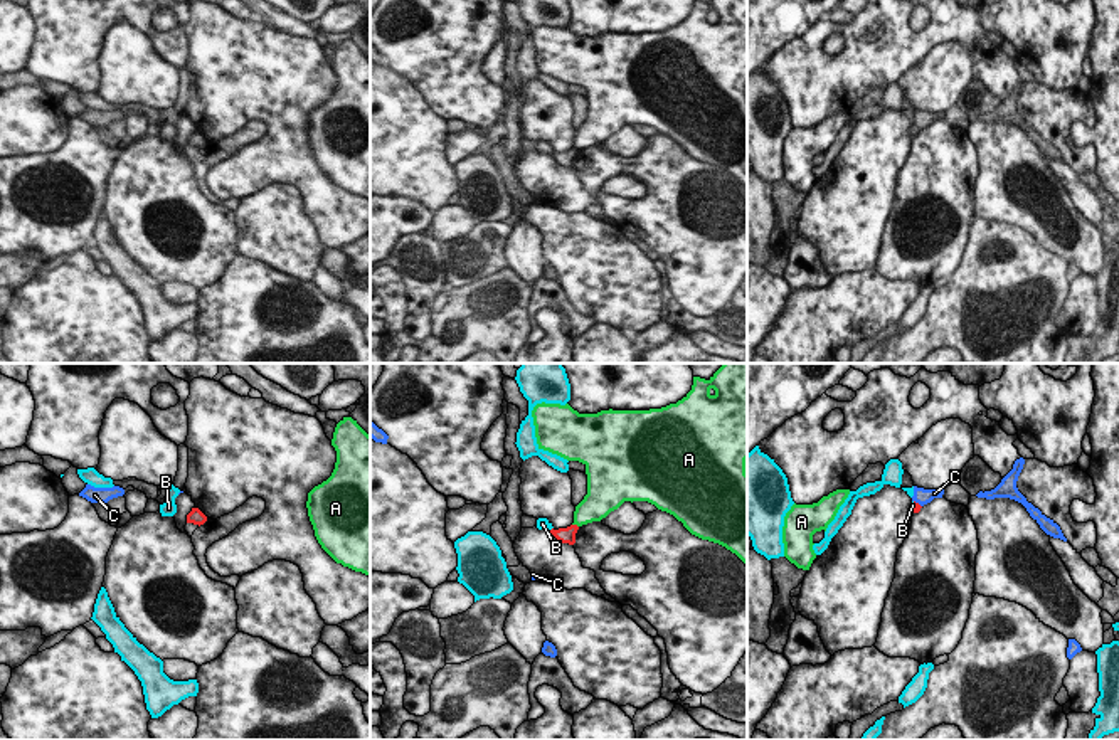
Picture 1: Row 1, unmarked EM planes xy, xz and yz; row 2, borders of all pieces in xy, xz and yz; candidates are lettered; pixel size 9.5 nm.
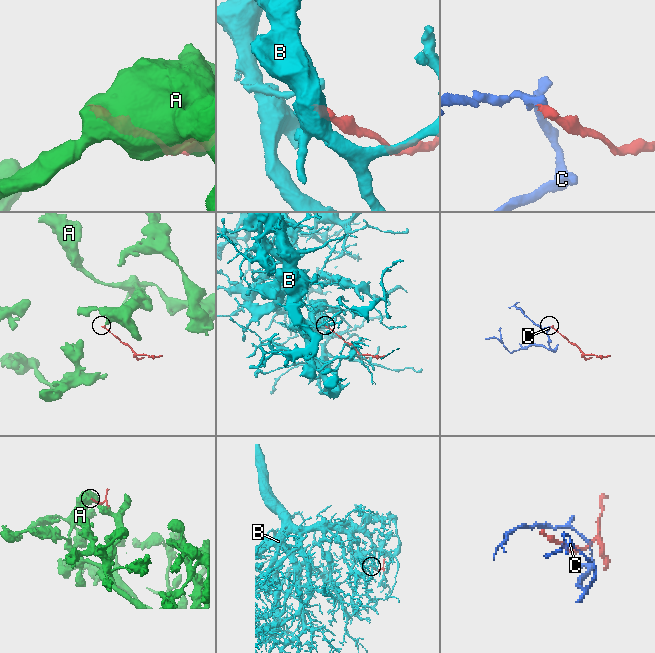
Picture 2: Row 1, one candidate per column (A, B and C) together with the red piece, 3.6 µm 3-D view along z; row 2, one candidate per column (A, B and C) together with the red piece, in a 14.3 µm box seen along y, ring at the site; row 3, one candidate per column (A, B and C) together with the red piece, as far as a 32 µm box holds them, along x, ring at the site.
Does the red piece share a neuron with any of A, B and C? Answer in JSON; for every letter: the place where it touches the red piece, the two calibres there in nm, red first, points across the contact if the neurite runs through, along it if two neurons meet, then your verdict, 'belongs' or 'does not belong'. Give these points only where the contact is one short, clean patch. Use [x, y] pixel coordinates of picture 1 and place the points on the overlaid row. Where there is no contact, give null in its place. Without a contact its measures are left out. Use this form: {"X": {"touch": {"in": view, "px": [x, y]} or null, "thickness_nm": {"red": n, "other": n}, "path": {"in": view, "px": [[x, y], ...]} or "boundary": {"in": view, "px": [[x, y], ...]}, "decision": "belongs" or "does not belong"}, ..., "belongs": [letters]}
{"A": {"touch": {"in": "xz", "px": [576, 525]}, "thickness_nm": {"red": 160, "other": 280}, "boundary": {"in": "xz", "px": [[572, 523], [578, 527]]}, "decision": "does not belong"}, "B": {"touch": {"in": "yz", "px": [916, 507]}, "thickness_nm": {"red": 60, "other": 50}, "path": {"in": "yz", "px": [[917, 507], [916, 507], [912, 505]]}, "decision": "belongs"}, "C": {"touch": {"in": "yz", "px": [917, 503]}, "thickness_nm": {"red": 60, "other": 160}, "boundary": {"in": "yz", "px": [[914, 500], [921, 507]]}, "decision": "does not belong"}, "belongs": ["B"]}

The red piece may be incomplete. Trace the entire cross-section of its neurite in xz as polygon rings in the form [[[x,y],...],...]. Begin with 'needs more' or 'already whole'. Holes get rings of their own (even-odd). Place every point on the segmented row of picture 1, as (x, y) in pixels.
needs more; [[[538,518],[537,520],[537,528],[538,530],[549,530],[559,542],[569,543],[569,545],[575,543],[575,533],[579,530],[577,525],[570,525],[567,528],[555,530],[547,518]]]

